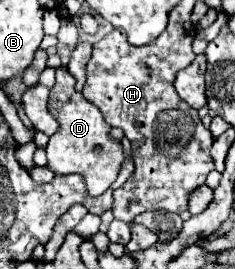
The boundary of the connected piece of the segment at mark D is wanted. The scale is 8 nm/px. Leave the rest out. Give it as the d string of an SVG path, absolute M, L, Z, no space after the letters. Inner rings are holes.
M59 67L57 69L57 83L51 87L49 101L47 101L49 113L59 121L59 131L49 137L49 143L45 147L47 167L53 173L79 173L85 179L89 195L95 197L111 187L125 157L123 157L123 151L117 149L117 147L121 147L121 143L111 141L107 137L111 127L105 123L101 111L93 103L89 103L79 91L75 91L73 85L75 85L73 77L63 67ZM97 145L103 147L101 155L93 153L93 149Z

